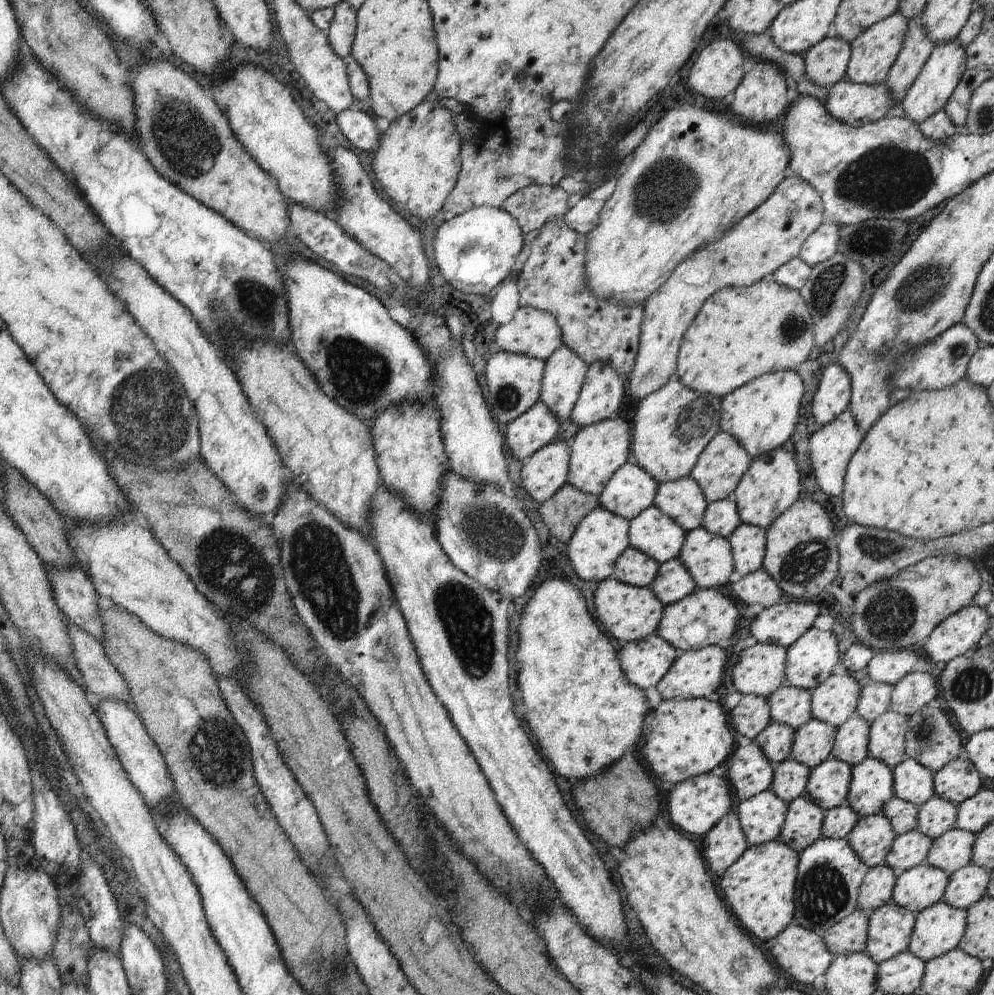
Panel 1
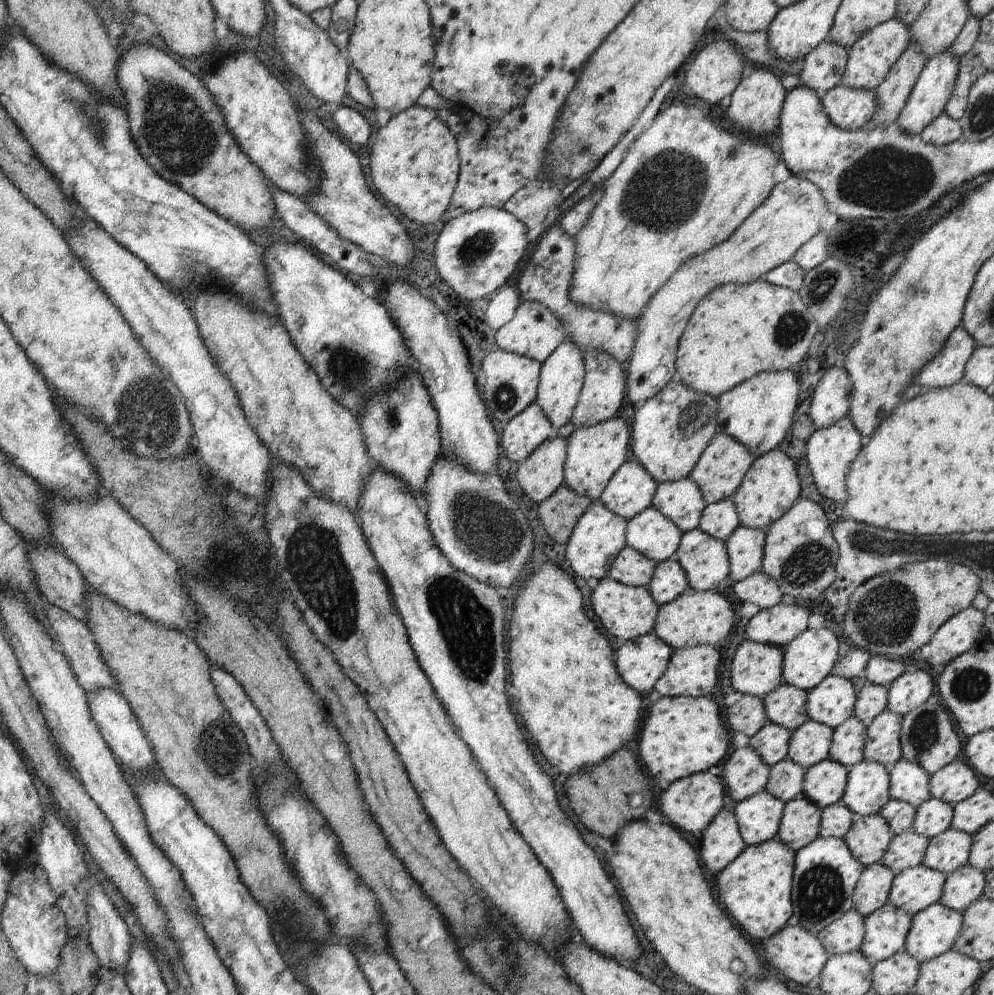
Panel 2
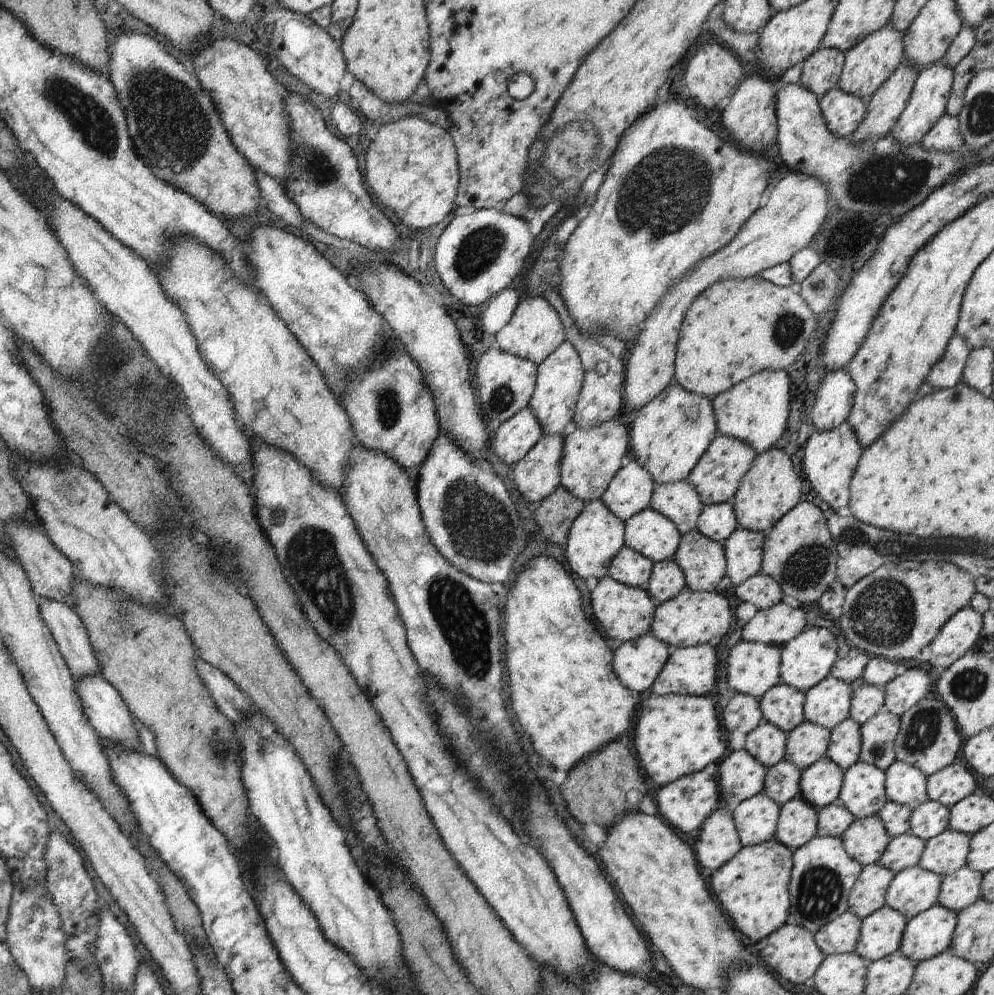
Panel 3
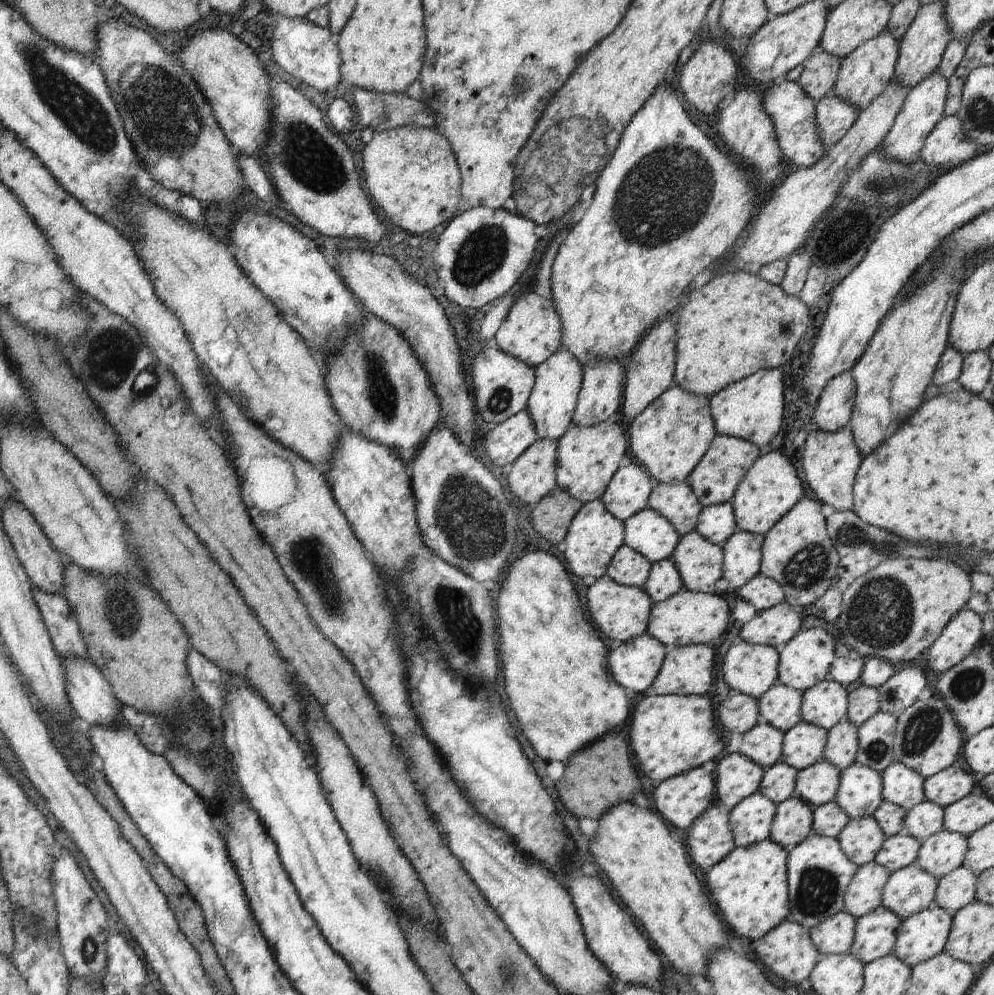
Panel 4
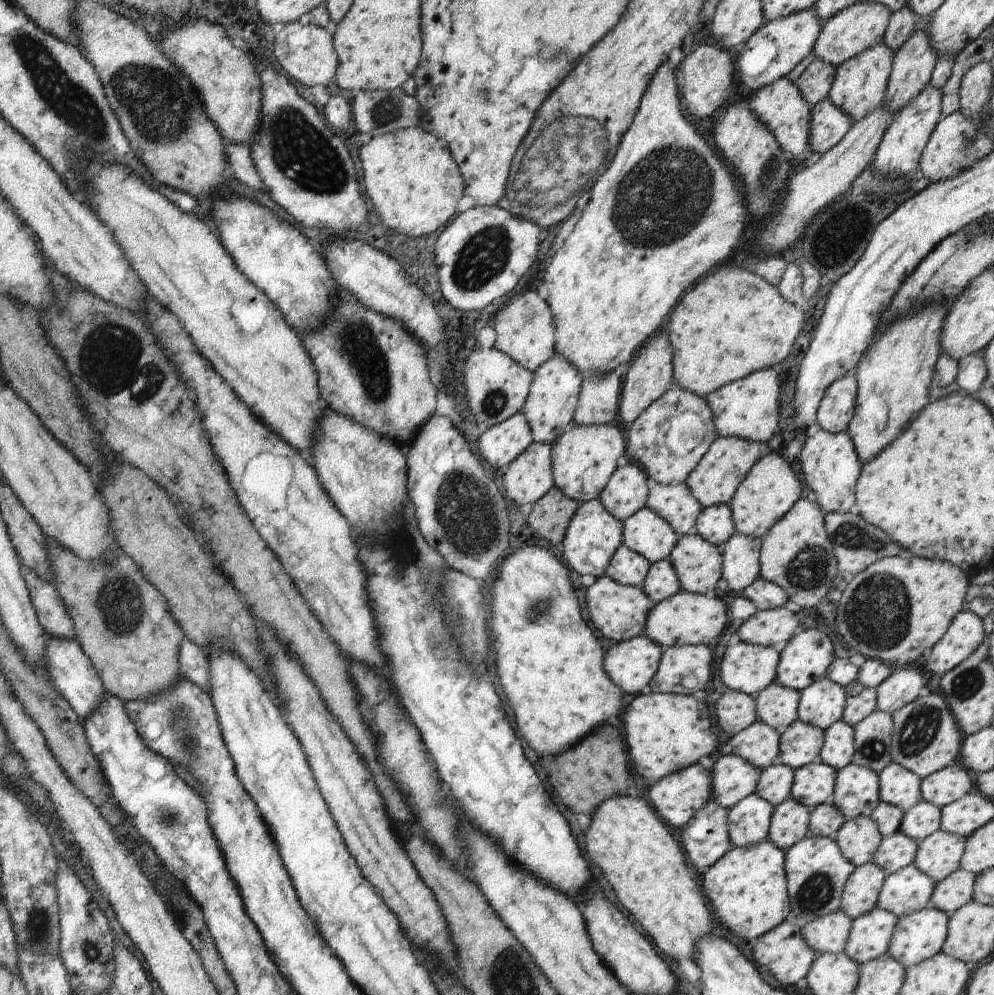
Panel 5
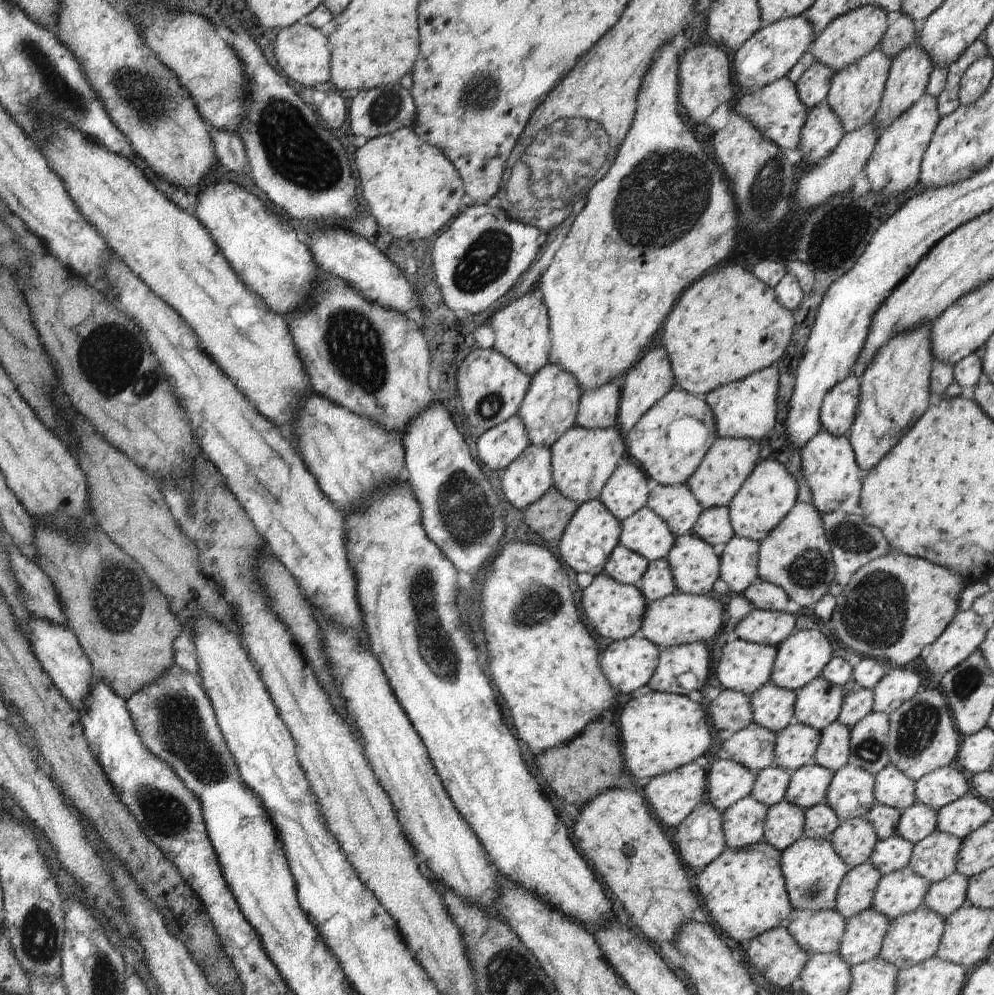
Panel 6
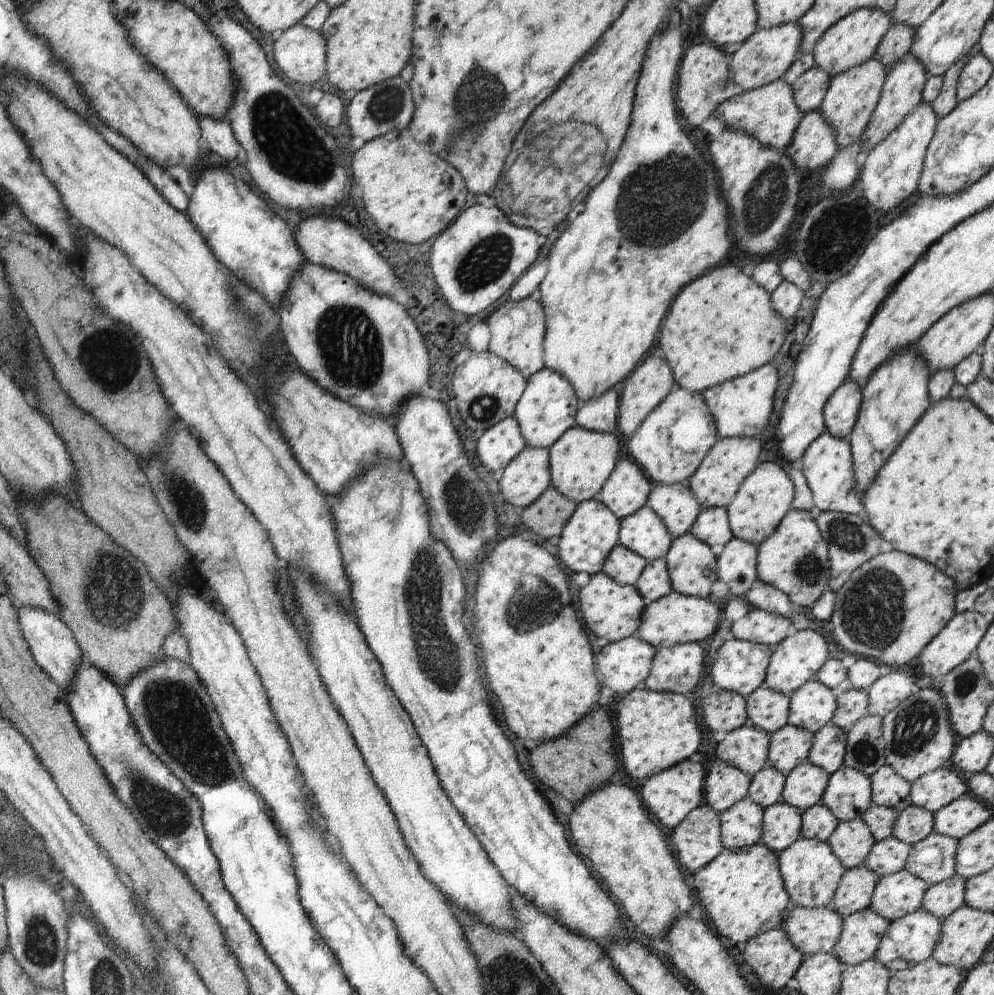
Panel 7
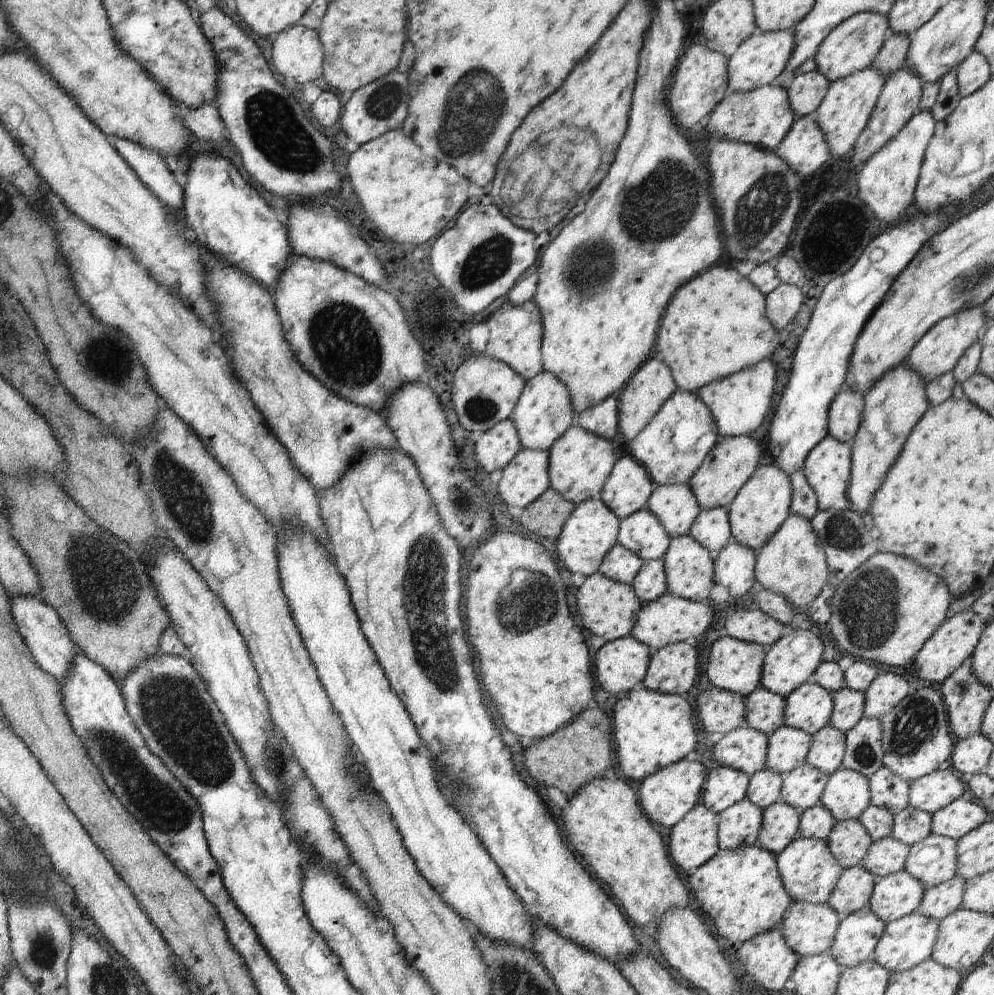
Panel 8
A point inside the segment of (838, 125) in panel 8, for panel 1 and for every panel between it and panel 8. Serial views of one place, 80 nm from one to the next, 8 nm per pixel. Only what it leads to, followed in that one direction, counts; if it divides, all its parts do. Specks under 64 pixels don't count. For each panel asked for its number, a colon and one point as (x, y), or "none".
1: (874, 50)
2: (871, 57)
3: (869, 64)
4: (864, 74)
5: (859, 86)
6: (855, 93)
7: (851, 97)

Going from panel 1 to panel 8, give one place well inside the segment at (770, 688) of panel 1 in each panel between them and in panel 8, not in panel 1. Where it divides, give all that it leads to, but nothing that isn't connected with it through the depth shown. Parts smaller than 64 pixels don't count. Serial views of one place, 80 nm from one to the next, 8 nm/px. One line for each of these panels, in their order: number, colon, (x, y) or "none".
2: (756, 669)
3: (753, 668)
4: (751, 669)
5: (747, 668)
6: (744, 666)
7: (740, 666)
8: (734, 665)

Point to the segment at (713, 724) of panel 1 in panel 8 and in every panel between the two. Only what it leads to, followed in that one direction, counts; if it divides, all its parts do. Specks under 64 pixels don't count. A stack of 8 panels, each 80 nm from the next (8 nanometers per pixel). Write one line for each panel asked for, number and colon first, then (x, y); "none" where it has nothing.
2: (680, 736)
3: (675, 735)
4: (669, 734)
5: (665, 732)
6: (660, 731)
7: (656, 730)
8: (652, 729)

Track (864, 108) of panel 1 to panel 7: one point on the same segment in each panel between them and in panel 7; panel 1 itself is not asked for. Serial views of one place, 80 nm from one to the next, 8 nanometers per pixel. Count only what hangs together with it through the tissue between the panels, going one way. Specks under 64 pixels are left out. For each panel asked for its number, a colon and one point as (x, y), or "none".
2: (850, 109)
3: (842, 112)
4: (834, 117)
5: (828, 124)
6: (822, 131)
7: (813, 145)

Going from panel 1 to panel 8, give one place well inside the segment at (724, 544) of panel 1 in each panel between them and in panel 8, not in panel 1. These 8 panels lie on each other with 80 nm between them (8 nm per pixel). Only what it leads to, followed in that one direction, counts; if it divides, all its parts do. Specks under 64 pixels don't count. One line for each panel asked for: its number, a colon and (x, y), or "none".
2: (705, 561)
3: (703, 563)
4: (699, 562)
5: (697, 563)
6: (695, 567)
7: (692, 566)
8: (689, 569)

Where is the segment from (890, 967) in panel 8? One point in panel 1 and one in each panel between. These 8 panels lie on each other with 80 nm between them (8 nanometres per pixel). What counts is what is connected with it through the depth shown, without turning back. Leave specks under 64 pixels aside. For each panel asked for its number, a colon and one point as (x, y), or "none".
1: (938, 929)
2: (934, 930)
3: (929, 933)
4: (923, 935)
5: (920, 935)
6: (912, 938)
7: (909, 940)

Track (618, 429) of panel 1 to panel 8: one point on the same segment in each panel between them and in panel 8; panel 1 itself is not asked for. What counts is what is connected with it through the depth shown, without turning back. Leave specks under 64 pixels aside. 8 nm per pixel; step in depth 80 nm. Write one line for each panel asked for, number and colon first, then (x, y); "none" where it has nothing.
2: (594, 453)
3: (591, 457)
4: (587, 457)
5: (584, 458)
6: (583, 459)
7: (580, 461)
8: (580, 462)

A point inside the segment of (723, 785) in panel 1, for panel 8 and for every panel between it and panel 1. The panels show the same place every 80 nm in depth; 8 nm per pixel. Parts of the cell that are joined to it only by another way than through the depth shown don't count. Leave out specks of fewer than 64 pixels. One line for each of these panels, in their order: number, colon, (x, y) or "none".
2: (689, 804)
3: (685, 802)
4: (680, 800)
5: (676, 798)
6: (672, 796)
7: (671, 794)
8: (666, 796)

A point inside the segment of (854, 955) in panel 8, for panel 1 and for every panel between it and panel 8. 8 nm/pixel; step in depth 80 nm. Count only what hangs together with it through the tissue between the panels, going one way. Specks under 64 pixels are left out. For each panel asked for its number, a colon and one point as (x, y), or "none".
1: (889, 927)
2: (886, 928)
3: (881, 932)
4: (875, 934)
5: (870, 933)
6: (864, 933)
7: (861, 934)

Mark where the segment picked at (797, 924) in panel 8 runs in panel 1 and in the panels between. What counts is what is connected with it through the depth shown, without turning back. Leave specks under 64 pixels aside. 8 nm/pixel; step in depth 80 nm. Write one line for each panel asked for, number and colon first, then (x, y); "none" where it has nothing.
1: (849, 935)
2: (846, 934)
3: (839, 936)
4: (833, 936)
5: (825, 934)
6: (821, 931)
7: (812, 930)

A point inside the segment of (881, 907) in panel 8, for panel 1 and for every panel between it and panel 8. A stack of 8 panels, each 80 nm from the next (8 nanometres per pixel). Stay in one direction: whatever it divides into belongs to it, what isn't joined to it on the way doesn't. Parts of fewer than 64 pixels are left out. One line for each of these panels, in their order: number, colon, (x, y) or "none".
1: (922, 886)
2: (912, 890)
3: (913, 890)
4: (910, 890)
5: (905, 891)
6: (898, 893)
7: (896, 895)

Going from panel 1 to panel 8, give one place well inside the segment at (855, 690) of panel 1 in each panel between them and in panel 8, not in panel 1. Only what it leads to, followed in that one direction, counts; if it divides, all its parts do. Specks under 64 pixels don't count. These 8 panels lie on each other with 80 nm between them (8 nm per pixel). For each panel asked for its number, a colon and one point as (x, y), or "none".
2: (831, 702)
3: (828, 703)
4: (825, 704)
5: (821, 704)
6: (819, 703)
7: (812, 706)
8: (809, 708)

